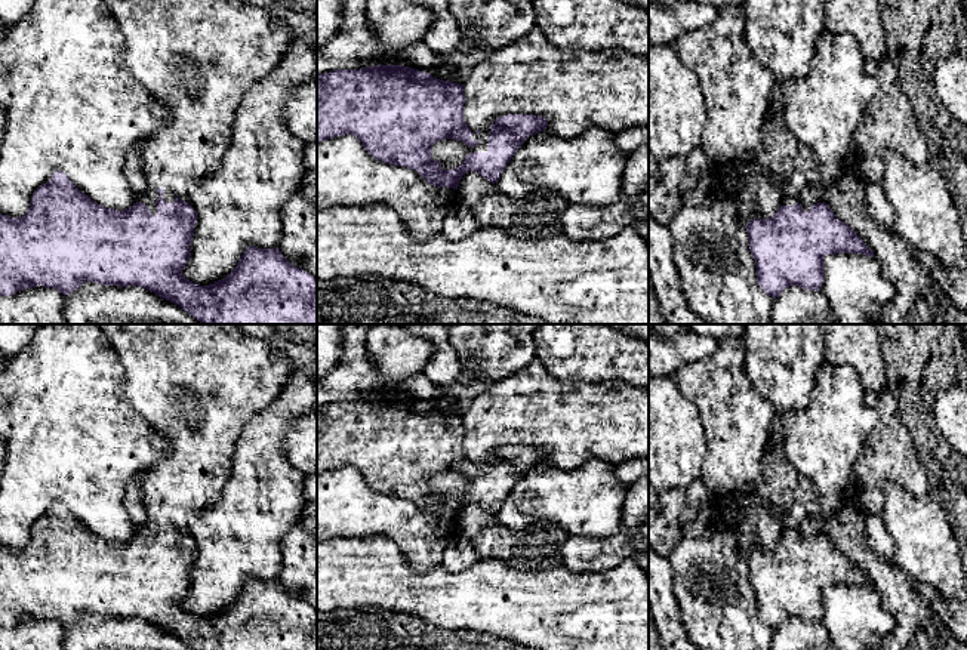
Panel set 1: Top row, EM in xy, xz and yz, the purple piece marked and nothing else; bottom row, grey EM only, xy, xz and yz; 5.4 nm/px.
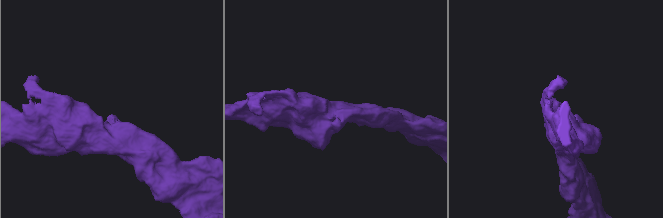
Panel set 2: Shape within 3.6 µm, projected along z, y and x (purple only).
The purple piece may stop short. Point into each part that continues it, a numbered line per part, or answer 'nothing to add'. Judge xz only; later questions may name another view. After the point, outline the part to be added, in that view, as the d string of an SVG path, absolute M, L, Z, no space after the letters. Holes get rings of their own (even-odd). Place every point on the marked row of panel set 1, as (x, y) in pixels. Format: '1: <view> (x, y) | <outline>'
1: xz (483, 138) | M471 129L471 132L474 133L471 136L471 139L477 141L478 144L474 147L468 147L466 145L466 155L469 153L487 153L489 151L489 133L490 129L483 130L481 133L478 133L477 130Z

